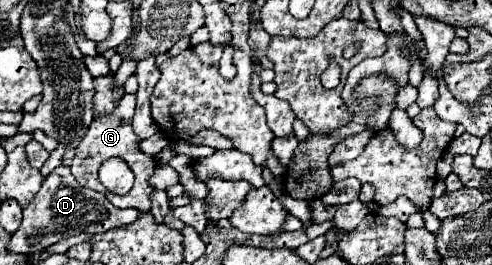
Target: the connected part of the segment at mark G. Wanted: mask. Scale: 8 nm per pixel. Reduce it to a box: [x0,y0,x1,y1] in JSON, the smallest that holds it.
[70,94,158,212]

